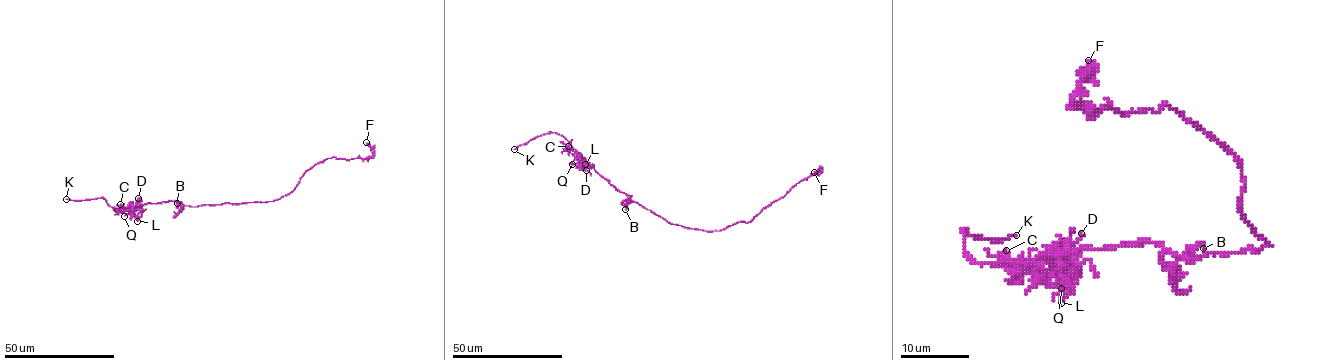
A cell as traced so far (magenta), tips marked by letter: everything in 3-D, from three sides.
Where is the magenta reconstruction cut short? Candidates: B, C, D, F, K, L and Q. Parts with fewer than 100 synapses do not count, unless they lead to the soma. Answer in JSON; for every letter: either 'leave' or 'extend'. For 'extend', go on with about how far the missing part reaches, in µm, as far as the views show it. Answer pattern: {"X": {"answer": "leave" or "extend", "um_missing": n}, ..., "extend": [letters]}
{"B": {"answer": "leave"}, "C": {"answer": "leave"}, "D": {"answer": "leave"}, "F": {"answer": "leave"}, "K": {"answer": "extend", "um_missing": 35}, "L": {"answer": "leave"}, "Q": {"answer": "leave"}, "extend": ["K"]}

